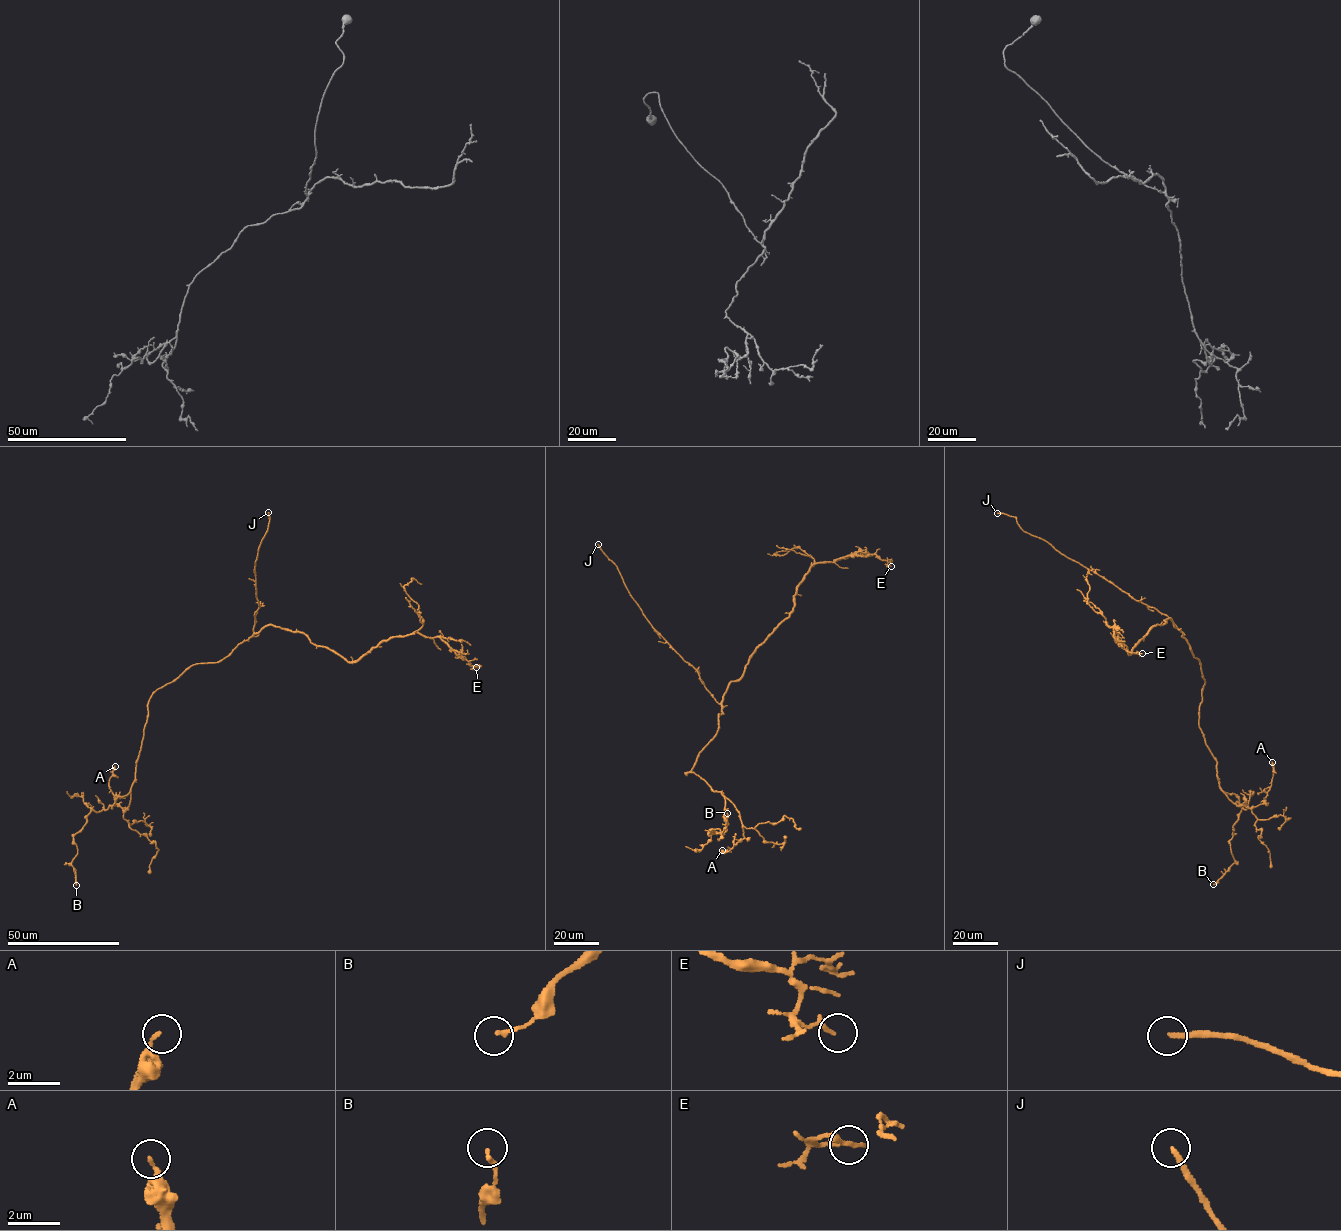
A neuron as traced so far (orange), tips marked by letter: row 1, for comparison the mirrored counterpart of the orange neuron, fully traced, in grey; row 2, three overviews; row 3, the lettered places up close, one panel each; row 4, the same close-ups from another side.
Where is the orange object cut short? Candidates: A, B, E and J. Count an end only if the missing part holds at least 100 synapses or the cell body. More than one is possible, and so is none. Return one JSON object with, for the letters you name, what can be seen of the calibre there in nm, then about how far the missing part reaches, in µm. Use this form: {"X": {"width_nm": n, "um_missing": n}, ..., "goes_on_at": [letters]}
{"J": {"width_nm": 190, "um_missing": 15}, "goes_on_at": ["J"]}

